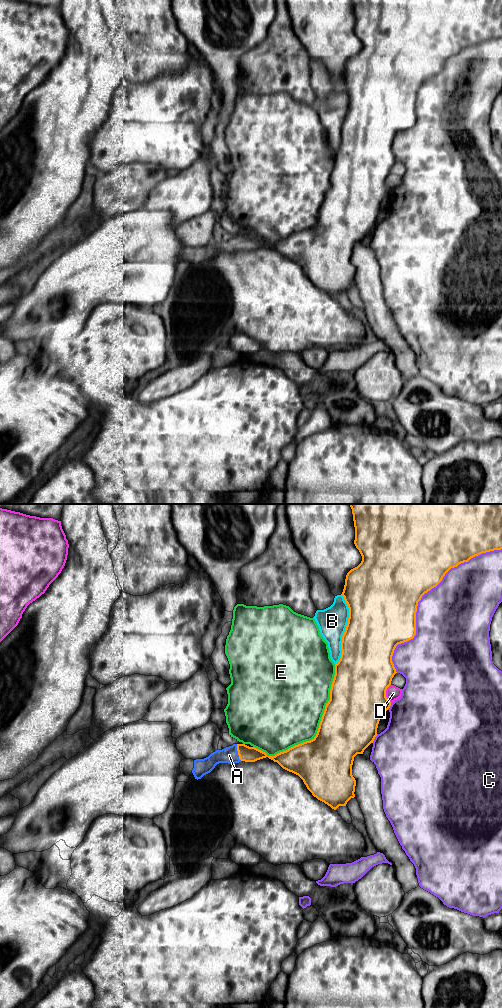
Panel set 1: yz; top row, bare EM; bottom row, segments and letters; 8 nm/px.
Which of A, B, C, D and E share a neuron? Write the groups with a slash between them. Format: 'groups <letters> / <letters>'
groups A / B / C / D / E

